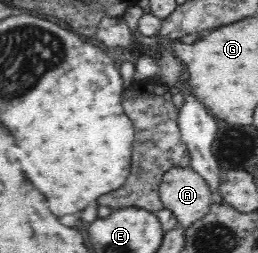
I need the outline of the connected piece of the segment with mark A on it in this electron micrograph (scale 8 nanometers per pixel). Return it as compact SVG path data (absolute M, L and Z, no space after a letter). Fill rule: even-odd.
M171 167L160 184L160 199L163 208L169 210L176 218L179 226L191 228L195 222L209 213L213 203L212 190L206 180L189 167Z

